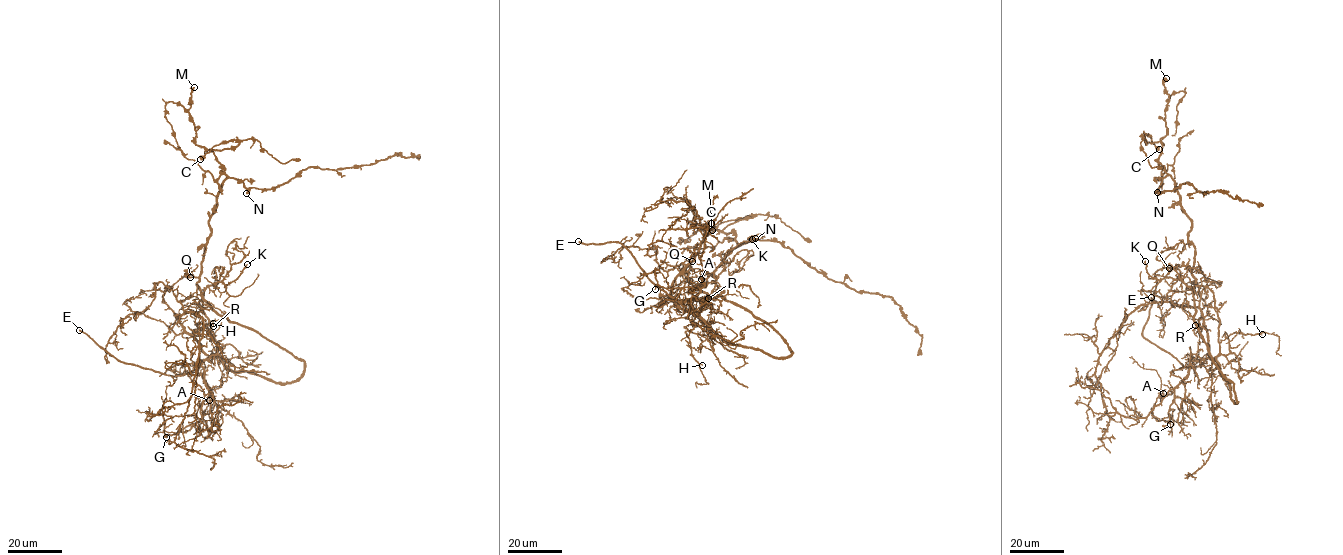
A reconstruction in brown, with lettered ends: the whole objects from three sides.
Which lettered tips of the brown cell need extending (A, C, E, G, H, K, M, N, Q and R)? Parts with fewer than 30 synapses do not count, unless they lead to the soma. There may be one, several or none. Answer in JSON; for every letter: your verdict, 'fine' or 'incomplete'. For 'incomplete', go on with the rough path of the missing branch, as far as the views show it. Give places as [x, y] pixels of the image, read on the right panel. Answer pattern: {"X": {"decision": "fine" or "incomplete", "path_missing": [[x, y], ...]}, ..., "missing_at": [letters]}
{"A": {"decision": "fine"}, "C": {"decision": "fine"}, "E": {"decision": "incomplete", "path_missing": [[1151, 297], [1150, 276], [1153, 271], [1151, 269]]}, "G": {"decision": "fine"}, "H": {"decision": "fine"}, "K": {"decision": "fine"}, "M": {"decision": "fine"}, "N": {"decision": "fine"}, "Q": {"decision": "incomplete", "path_missing": [[1169, 268], [1156, 268], [1131, 261], [1109, 279], [1107, 285]]}, "R": {"decision": "fine"}, "missing_at": ["E", "Q"]}

